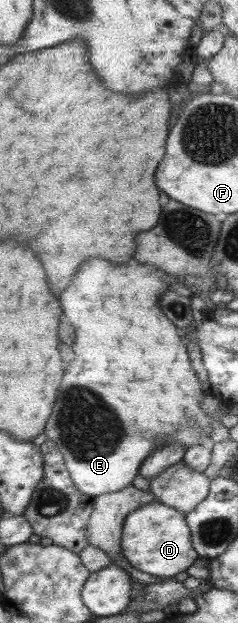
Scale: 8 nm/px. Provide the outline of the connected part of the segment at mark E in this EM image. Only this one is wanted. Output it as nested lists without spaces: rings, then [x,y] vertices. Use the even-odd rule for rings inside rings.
[[[88,258],[78,266],[78,270],[72,276],[70,284],[58,296],[60,306],[62,306],[62,314],[68,318],[70,326],[76,332],[74,334],[74,344],[72,344],[74,356],[64,367],[63,377],[56,393],[55,404],[52,405],[43,434],[58,447],[70,480],[74,483],[75,488],[86,496],[95,498],[101,494],[116,492],[123,489],[124,486],[130,485],[134,476],[138,474],[141,460],[144,460],[144,457],[147,457],[148,453],[160,443],[176,441],[186,448],[193,444],[202,444],[199,438],[202,435],[206,436],[207,434],[208,438],[210,438],[211,428],[209,426],[210,420],[207,417],[208,414],[203,413],[198,405],[198,402],[206,393],[200,391],[200,381],[194,375],[192,367],[190,367],[186,347],[180,341],[176,327],[172,326],[172,322],[167,318],[164,318],[159,305],[159,298],[167,291],[168,285],[177,280],[178,278],[175,276],[159,268],[154,268],[154,266],[144,266],[144,264],[134,264],[134,266],[122,264],[122,266],[118,266],[118,264],[110,264],[110,262],[102,260],[102,258]]]

